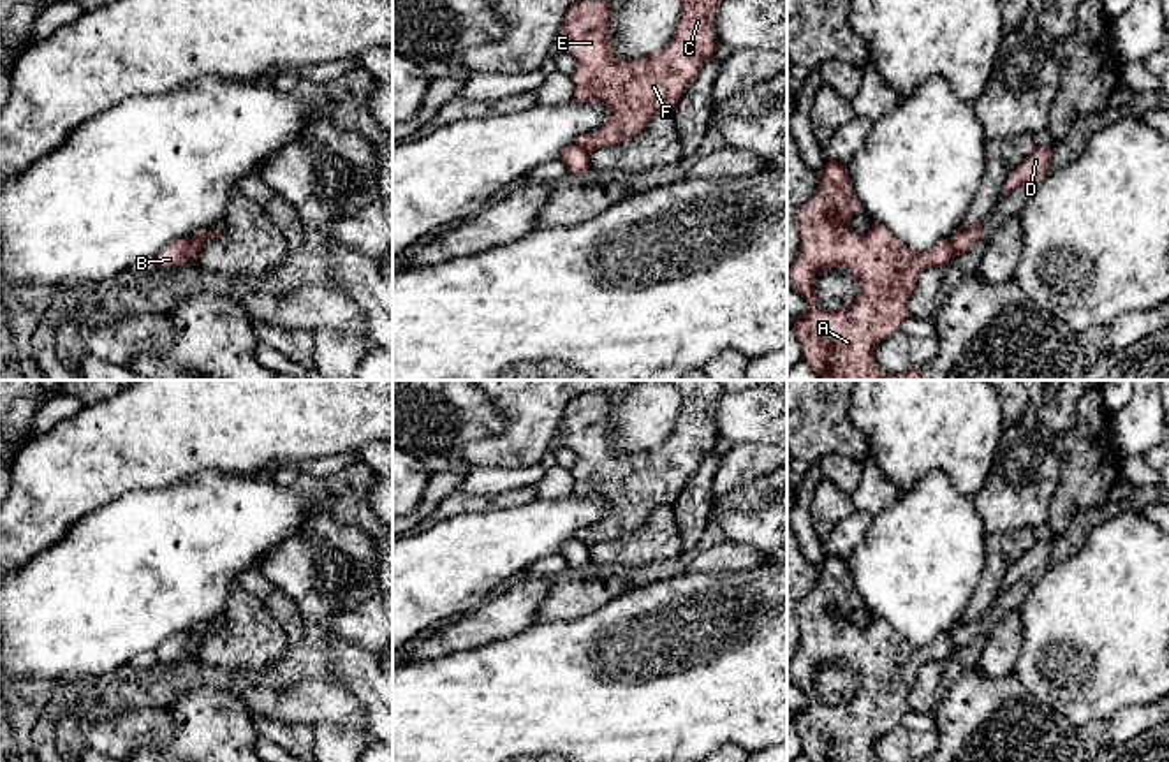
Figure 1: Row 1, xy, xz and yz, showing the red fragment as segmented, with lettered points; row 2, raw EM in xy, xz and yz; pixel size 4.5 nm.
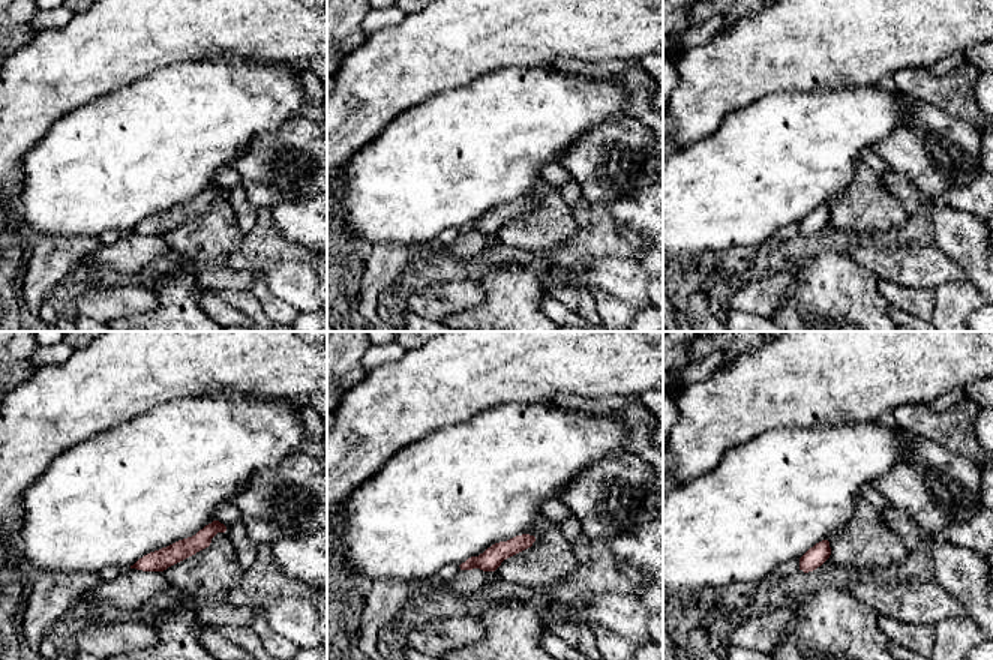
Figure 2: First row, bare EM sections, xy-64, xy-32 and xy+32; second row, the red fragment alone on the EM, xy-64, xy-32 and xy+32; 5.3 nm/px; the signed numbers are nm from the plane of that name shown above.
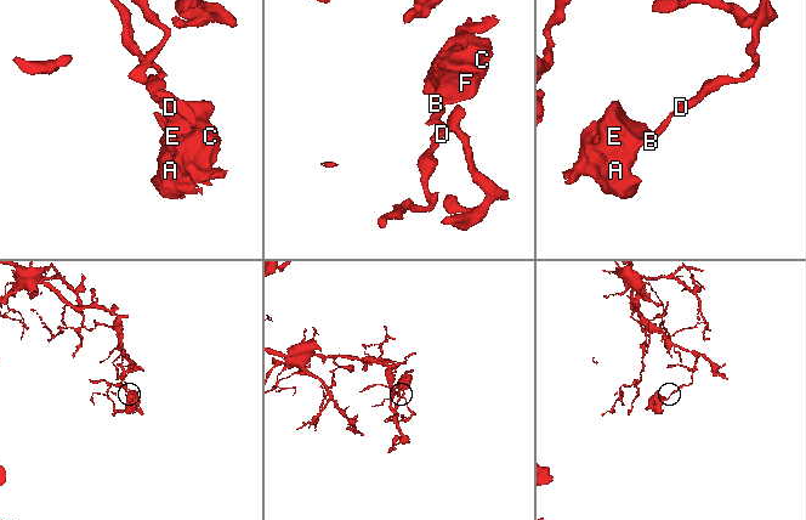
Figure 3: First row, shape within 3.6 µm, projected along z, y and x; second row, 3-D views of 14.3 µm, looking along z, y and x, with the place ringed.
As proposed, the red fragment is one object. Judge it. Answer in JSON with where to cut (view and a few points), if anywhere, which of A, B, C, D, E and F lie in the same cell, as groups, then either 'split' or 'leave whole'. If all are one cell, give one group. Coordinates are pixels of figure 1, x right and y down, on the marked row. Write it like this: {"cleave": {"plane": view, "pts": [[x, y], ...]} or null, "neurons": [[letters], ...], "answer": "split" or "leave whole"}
{"cleave": {"plane": "xy", "pts": [[191, 238], [183, 261]]}, "neurons": [["A", "C", "E", "F"], ["B", "D"]], "answer": "split"}

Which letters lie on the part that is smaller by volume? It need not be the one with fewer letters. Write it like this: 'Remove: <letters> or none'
Remove: A, C, E, F

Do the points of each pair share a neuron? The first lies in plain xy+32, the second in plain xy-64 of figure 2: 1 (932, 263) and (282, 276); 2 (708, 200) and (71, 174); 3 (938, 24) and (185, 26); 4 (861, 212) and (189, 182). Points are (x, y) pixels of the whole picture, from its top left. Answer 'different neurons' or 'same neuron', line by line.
1: same neuron
2: same neuron
3: same neuron
4: different neurons

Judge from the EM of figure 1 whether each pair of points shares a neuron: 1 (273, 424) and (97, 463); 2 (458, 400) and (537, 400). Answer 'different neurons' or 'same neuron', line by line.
1: same neuron
2: different neurons

